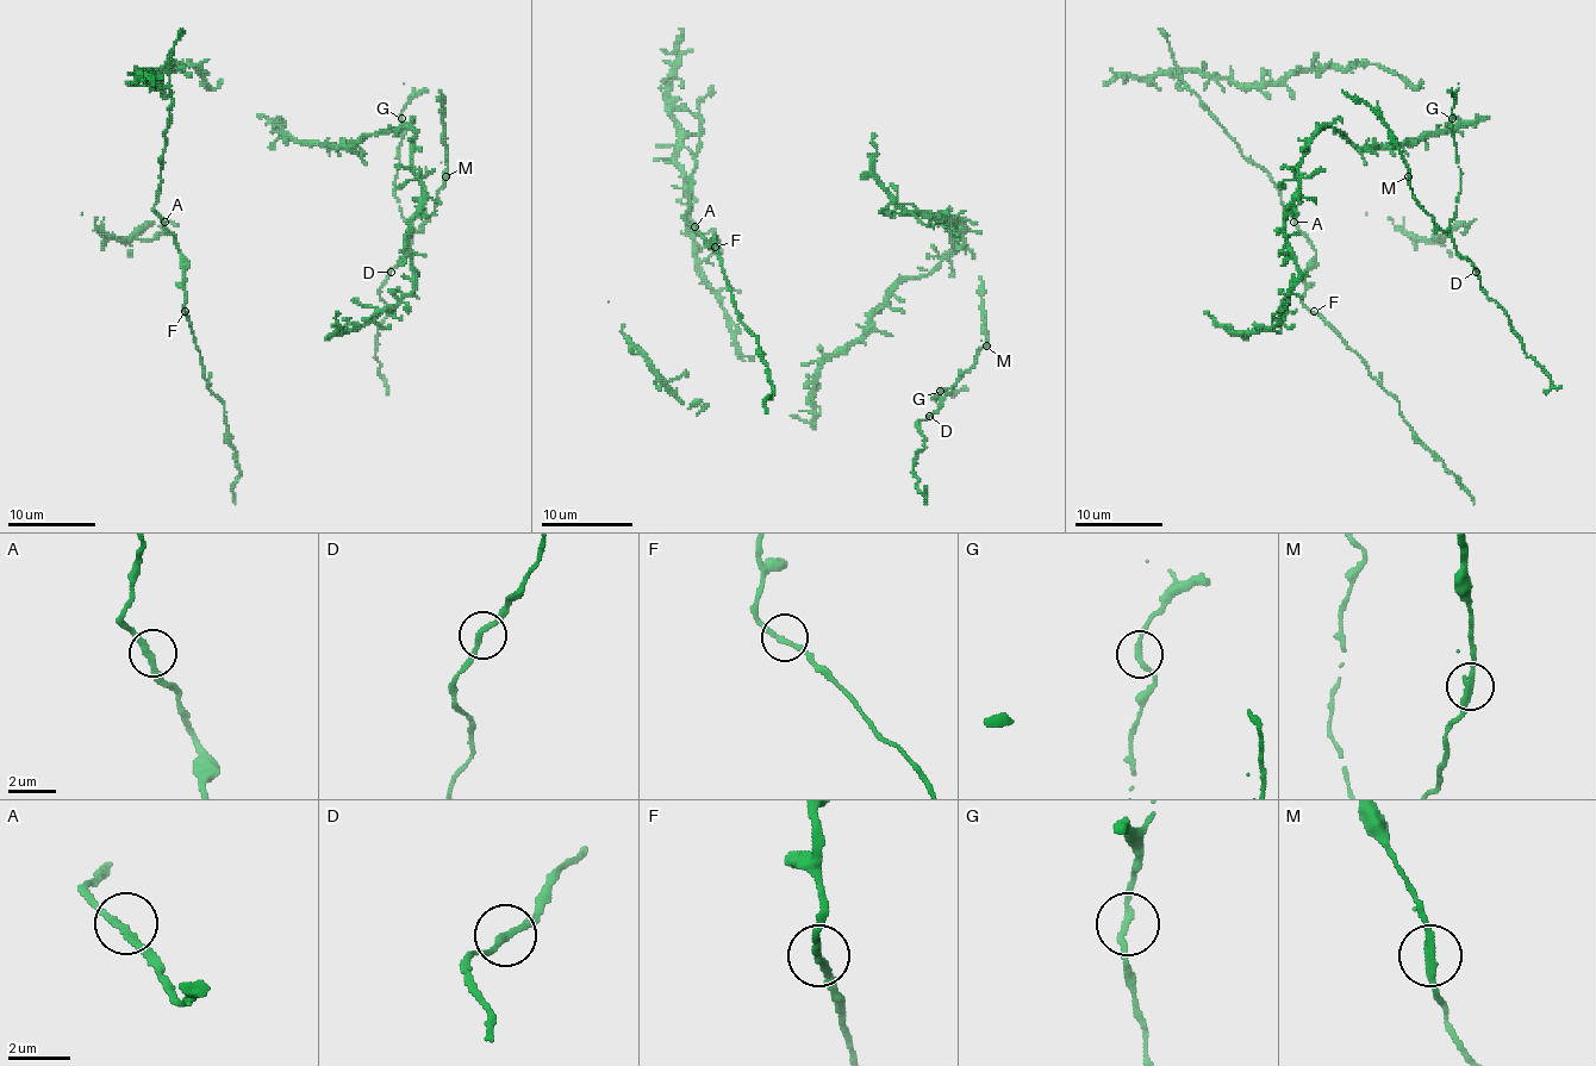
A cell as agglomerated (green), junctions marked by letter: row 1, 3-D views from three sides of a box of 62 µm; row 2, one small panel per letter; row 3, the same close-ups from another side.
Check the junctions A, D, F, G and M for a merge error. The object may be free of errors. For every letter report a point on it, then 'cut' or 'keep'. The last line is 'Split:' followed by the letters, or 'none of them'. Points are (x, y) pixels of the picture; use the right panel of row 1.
A: place (1294, 222); keep
D: place (1476, 272); keep
F: place (1314, 311); keep
G: place (1452, 118); keep
M: place (1408, 176); cut
Split: M

